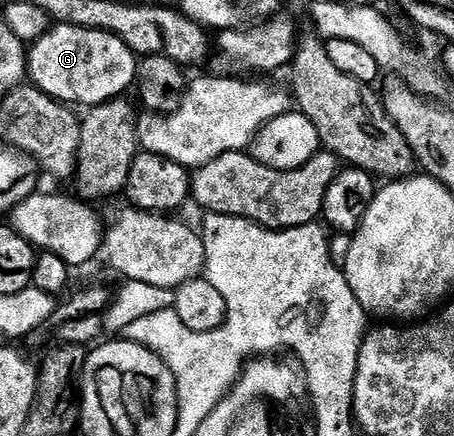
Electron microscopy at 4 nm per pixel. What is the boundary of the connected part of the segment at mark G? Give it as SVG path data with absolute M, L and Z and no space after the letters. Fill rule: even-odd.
M55 24L37 41L30 43L27 51L27 73L34 86L55 99L56 102L70 104L75 108L80 108L79 106L90 108L126 95L128 93L126 90L136 85L137 56L120 38L104 30Z

